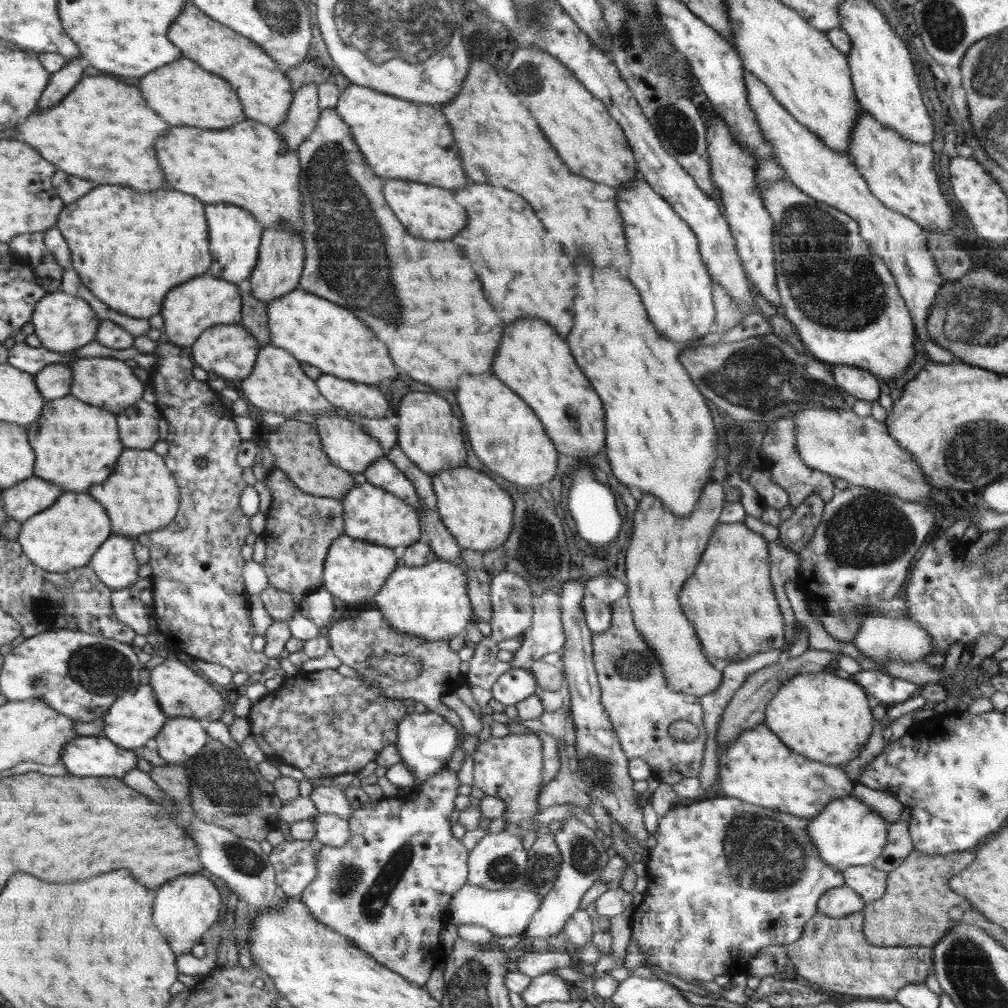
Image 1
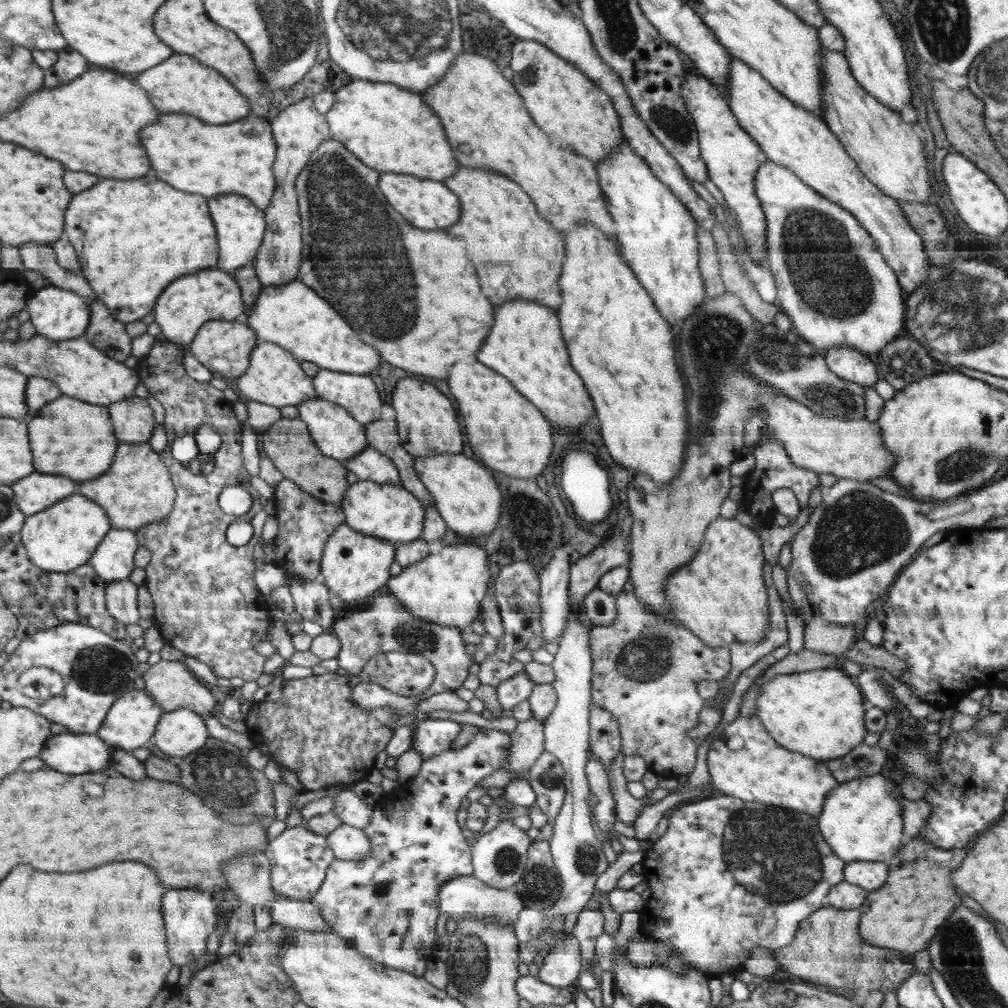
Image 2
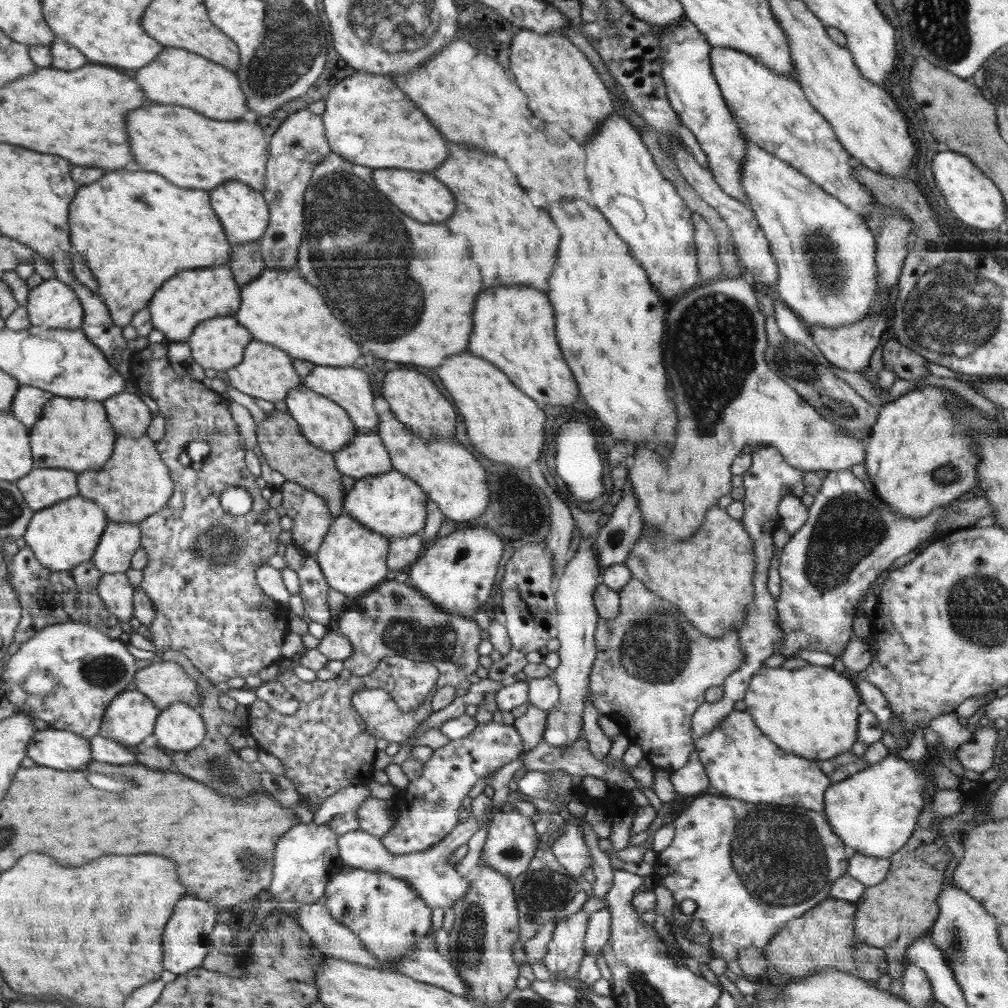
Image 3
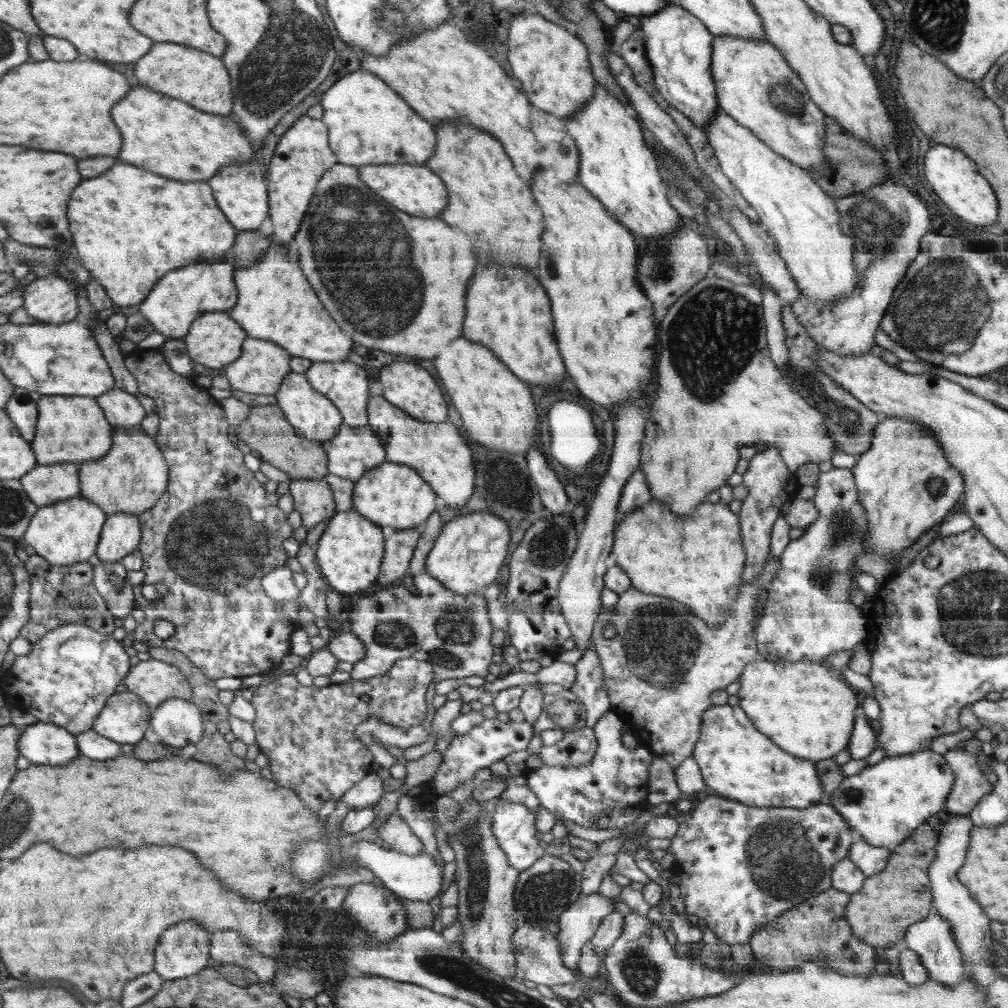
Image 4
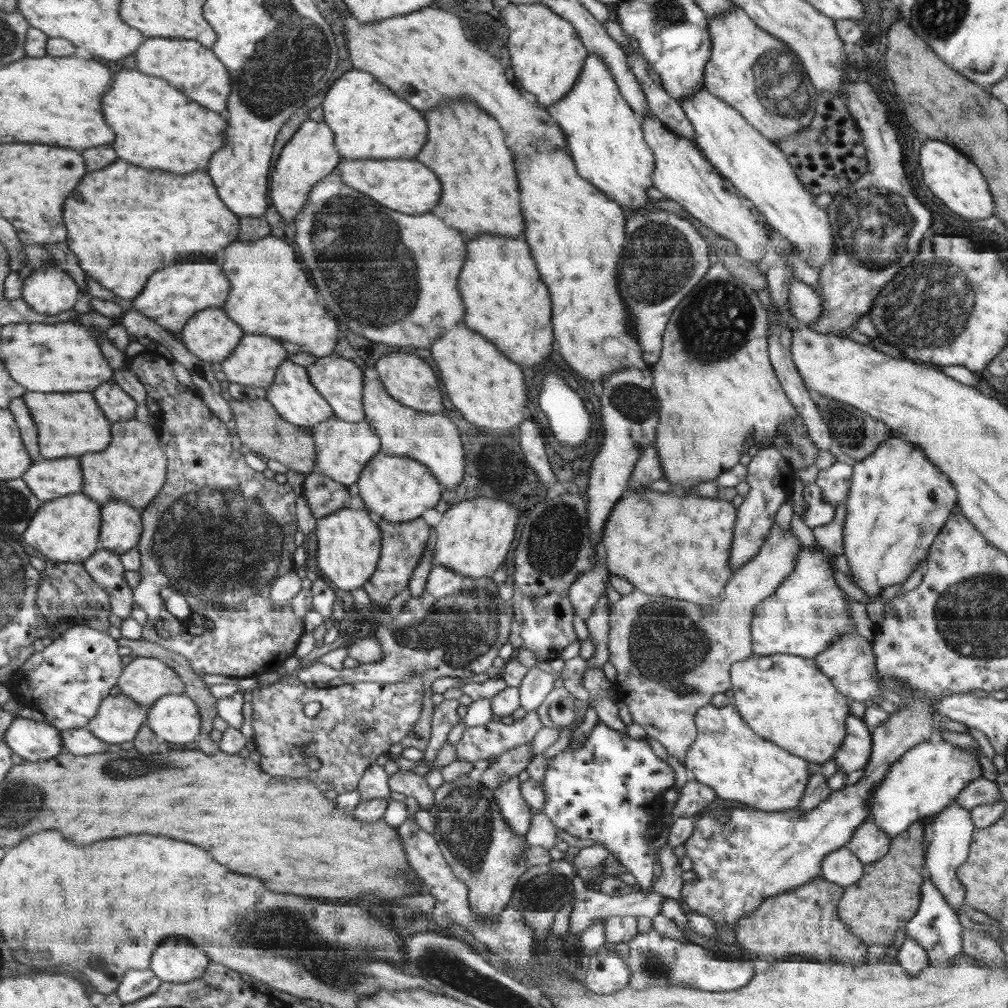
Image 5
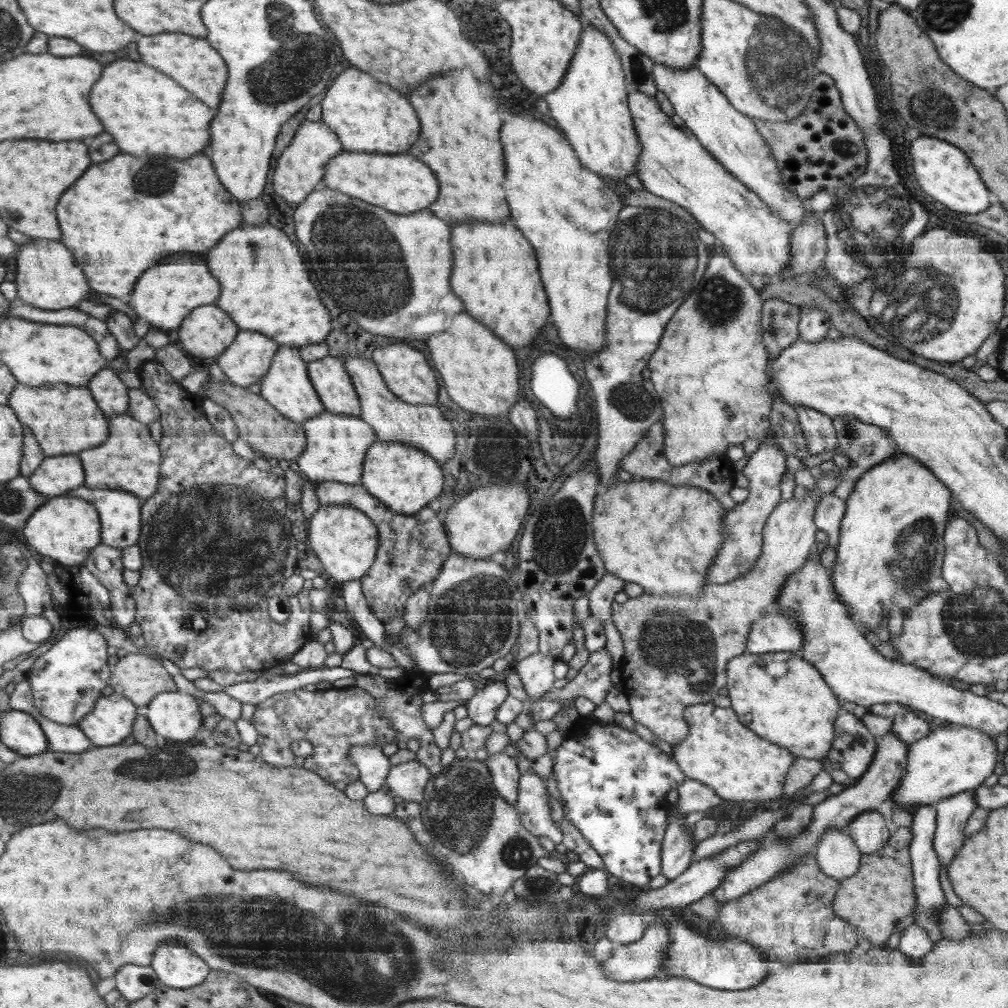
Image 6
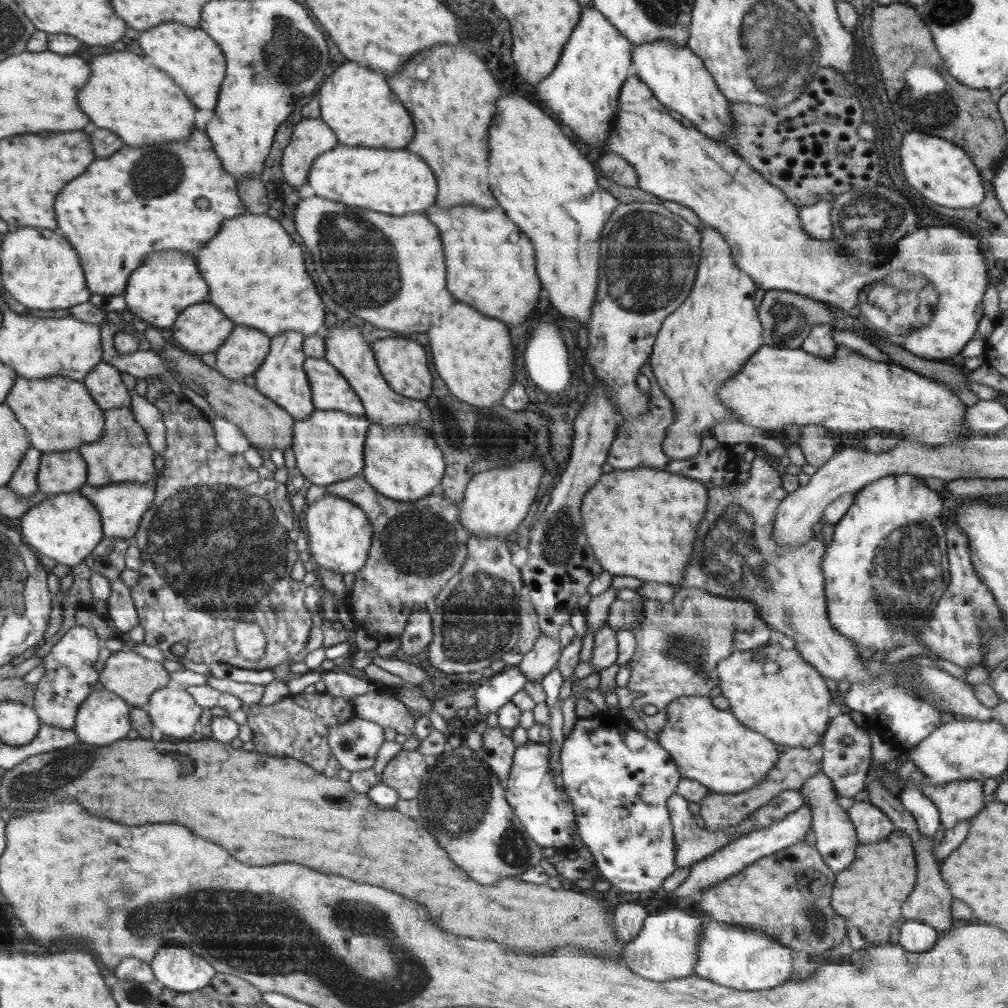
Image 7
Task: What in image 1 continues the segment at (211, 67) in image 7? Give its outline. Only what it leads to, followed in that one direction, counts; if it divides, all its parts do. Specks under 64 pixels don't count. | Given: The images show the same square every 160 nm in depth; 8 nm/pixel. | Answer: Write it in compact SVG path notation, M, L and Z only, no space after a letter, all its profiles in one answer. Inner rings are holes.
M183 56L169 64L170 66L162 66L160 70L156 70L156 74L141 77L138 86L140 90L144 90L144 94L148 94L148 106L152 106L152 110L156 110L158 114L164 114L170 126L220 130L248 118L238 92L227 79L206 71L199 63Z

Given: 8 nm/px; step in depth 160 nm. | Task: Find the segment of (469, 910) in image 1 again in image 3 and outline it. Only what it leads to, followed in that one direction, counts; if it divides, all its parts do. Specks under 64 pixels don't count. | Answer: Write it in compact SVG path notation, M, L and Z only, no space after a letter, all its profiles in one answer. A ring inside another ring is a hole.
M491 806L484 815L478 817L468 817L468 819L456 825L454 831L450 831L434 846L422 852L411 852L410 854L392 854L382 843L382 839L366 831L354 830L354 832L339 835L337 840L339 857L344 865L349 867L360 867L369 871L380 871L400 880L406 880L416 891L416 894L432 908L452 909L464 895L468 893L470 881L456 872L455 867L448 862L448 857L462 844L466 844L470 837L476 833L484 824L499 815L501 810L496 810Z

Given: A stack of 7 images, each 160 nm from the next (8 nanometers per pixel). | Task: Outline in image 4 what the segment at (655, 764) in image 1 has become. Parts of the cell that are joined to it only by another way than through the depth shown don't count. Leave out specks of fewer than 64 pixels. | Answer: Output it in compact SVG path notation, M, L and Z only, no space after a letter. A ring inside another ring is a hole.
M773 556L755 580L743 582L737 601L731 606L729 617L718 628L708 626L677 600L662 595L644 594L634 587L619 594L614 610L604 609L599 614L591 642L601 662L610 711L625 721L632 739L647 747L670 767L683 765L694 754L702 732L703 713L712 707L711 694L738 681L747 665L760 658L754 637L755 606L764 600L766 588L779 568L779 557Z

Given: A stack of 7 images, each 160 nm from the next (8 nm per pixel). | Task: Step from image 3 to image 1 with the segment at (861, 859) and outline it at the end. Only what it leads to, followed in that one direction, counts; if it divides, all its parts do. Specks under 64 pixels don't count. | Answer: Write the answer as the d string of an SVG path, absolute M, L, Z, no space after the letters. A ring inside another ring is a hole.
M874 864L851 866L844 871L847 886L858 893L865 904L879 900L887 890L890 874L875 869Z

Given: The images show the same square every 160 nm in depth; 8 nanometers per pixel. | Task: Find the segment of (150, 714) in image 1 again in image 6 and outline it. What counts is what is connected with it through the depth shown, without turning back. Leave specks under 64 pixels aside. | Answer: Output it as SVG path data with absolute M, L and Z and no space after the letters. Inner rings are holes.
M112 693L99 698L79 727L94 746L108 747L122 744L136 720L135 703L125 695Z

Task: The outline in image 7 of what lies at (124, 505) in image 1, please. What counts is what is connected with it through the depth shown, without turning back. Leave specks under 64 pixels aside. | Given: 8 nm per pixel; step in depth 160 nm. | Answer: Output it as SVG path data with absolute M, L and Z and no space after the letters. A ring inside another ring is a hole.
M128 407L111 409L106 413L108 428L100 442L88 444L80 448L80 454L88 458L87 484L90 486L104 486L112 483L137 482L147 484L156 475L154 469L155 451L147 438L147 431L140 426L132 410Z

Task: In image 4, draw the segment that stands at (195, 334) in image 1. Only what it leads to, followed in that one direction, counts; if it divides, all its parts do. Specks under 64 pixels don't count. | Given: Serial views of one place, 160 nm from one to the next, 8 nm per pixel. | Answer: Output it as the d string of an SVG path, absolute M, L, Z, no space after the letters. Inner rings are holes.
M231 261L220 264L196 264L180 270L172 270L156 290L138 305L139 313L145 316L154 328L169 339L186 336L190 325L204 313L225 313L238 302L238 287L235 285L235 270Z

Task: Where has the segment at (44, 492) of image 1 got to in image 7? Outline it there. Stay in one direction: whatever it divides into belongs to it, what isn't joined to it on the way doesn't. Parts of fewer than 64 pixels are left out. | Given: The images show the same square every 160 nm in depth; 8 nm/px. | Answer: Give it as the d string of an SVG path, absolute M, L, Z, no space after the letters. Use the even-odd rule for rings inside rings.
M78 450L44 453L39 474L40 491L50 495L79 491L87 484L86 462Z

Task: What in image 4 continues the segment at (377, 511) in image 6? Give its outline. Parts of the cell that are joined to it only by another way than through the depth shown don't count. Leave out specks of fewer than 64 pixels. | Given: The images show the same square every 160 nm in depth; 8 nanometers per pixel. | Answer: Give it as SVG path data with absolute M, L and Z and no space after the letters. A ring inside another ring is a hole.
M298 480L289 482L294 510L300 513L302 525L307 530L319 522L329 520L335 513L335 504L330 485L323 480ZM421 527L390 530L383 566L381 566L381 573L379 574L378 588L392 584L394 580L398 580L400 576L406 574L420 535Z

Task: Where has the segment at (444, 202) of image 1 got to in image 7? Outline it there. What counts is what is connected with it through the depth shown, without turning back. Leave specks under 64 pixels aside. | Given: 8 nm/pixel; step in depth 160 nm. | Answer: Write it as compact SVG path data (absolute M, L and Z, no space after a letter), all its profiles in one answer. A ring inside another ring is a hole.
M340 144L319 158L320 162L313 162L306 182L316 196L396 216L420 212L434 204L436 178L430 166L408 150L372 150Z

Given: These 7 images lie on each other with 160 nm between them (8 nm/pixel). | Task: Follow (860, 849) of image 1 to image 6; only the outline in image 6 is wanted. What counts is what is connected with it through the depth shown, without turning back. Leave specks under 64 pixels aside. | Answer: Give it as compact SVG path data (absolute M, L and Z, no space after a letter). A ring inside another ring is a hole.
M952 724L950 727L939 725L932 734L909 746L907 773L899 788L891 794L891 801L898 809L911 811L921 805L934 806L943 798L960 792L976 790L992 776L997 757L1001 756L995 737L990 734L960 724Z

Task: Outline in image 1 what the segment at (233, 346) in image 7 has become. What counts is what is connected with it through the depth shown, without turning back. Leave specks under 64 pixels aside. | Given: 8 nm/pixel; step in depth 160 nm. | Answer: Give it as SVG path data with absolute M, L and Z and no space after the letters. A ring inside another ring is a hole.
M267 344L259 350L258 360L255 362L254 370L250 376L242 380L242 394L247 402L262 411L276 412L292 419L298 412L314 414L331 414L335 412L338 416L351 418L348 411L344 411L324 399L323 394L318 392L314 380L306 376L300 370L300 362L295 355L278 346Z

